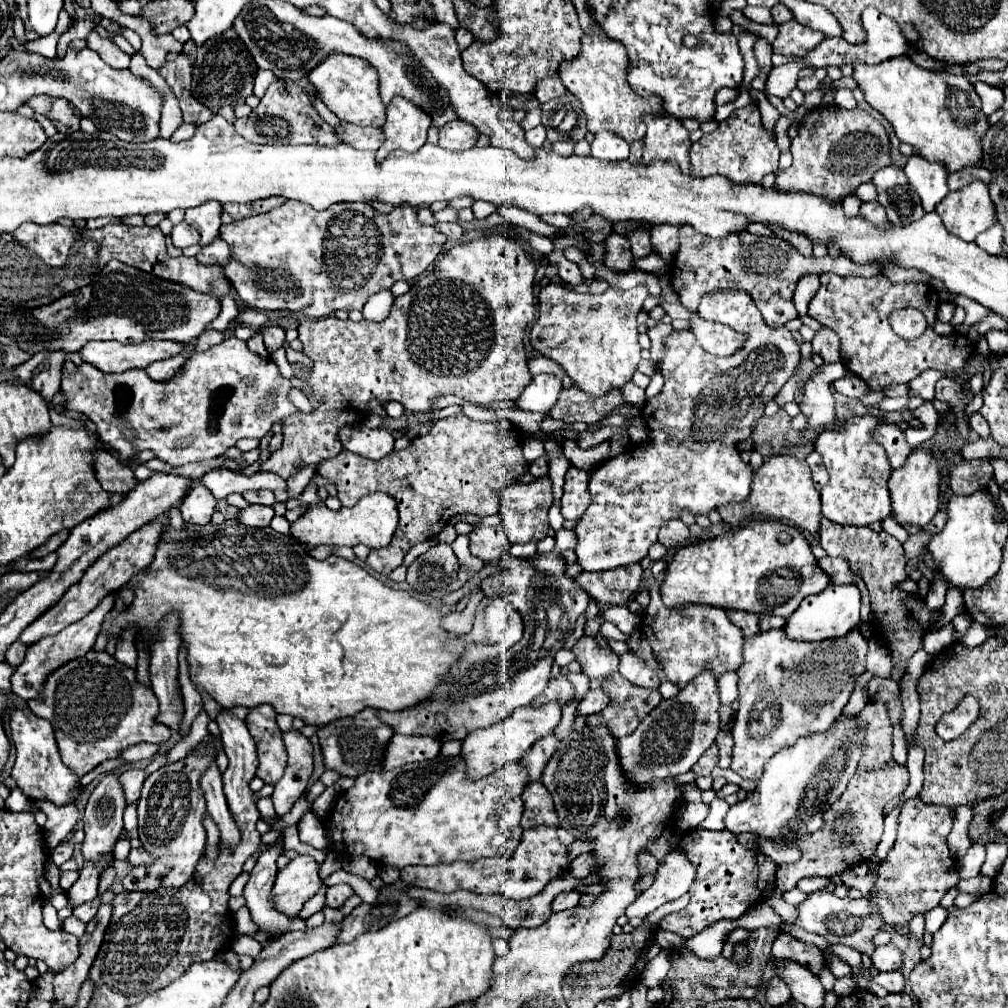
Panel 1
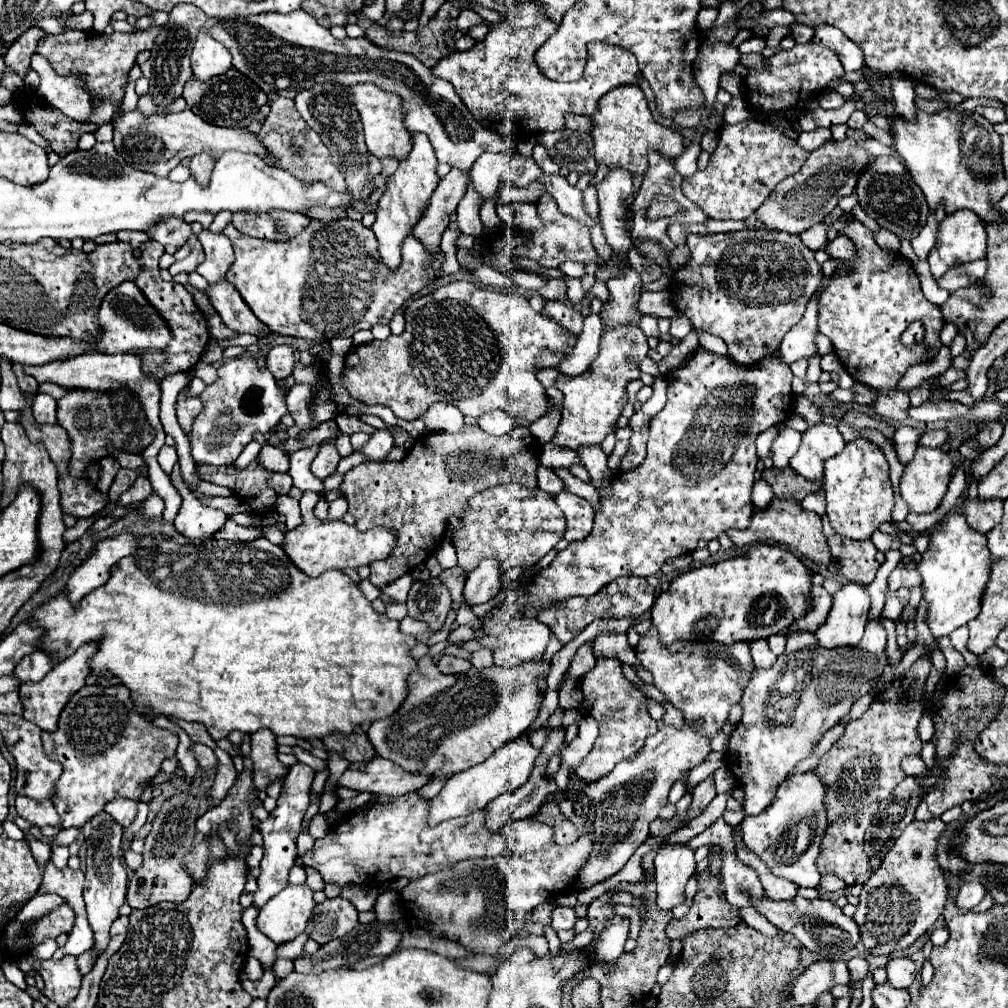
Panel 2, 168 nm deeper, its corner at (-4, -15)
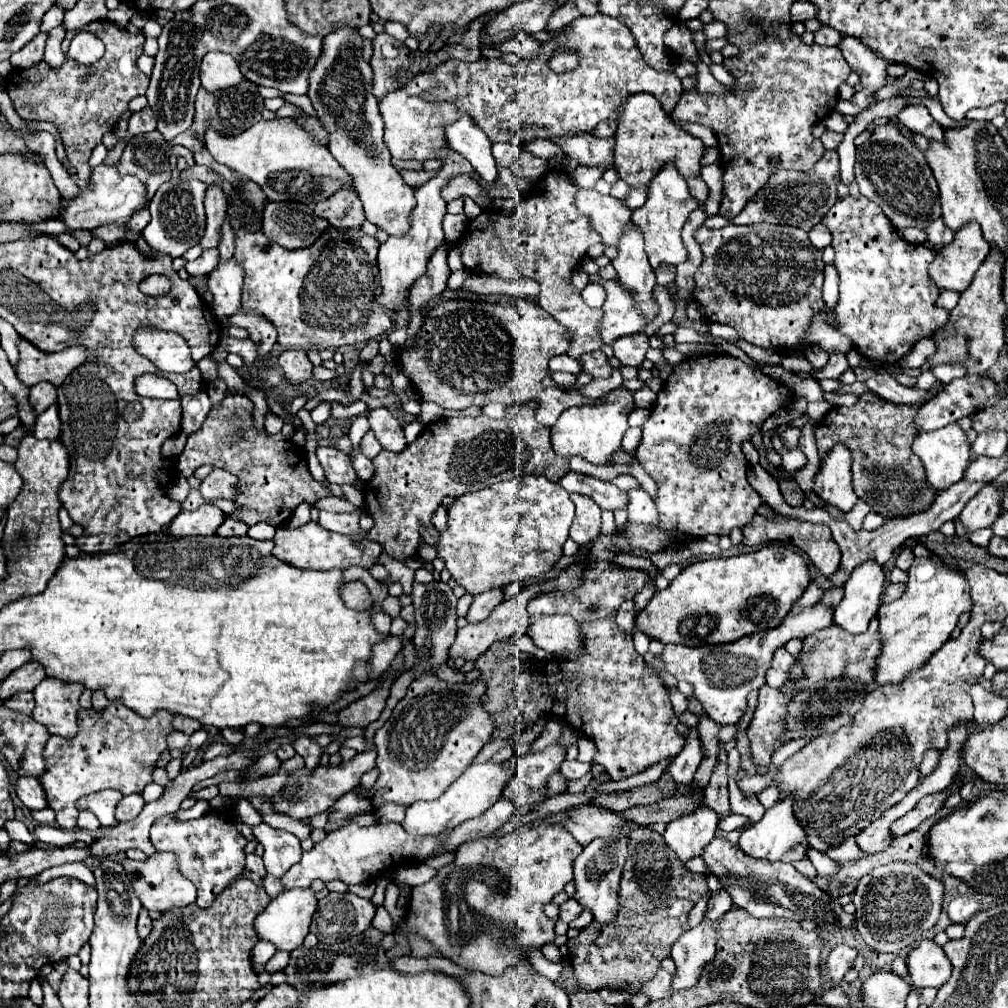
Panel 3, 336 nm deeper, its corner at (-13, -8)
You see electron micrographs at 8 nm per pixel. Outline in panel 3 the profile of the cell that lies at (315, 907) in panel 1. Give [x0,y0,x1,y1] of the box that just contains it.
[265,953,289,973]

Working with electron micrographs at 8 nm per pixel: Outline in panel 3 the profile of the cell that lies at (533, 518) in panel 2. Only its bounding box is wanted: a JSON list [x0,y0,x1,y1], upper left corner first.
[437,477,575,597]

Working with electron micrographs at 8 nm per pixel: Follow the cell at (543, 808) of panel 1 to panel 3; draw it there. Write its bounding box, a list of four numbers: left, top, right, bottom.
[565,805,707,991]

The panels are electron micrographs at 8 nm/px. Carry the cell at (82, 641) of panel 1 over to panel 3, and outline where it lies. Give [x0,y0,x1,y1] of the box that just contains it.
[31,679,83,737]

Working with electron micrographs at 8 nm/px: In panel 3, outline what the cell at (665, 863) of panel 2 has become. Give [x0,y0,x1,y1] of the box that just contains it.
[663,807,717,863]

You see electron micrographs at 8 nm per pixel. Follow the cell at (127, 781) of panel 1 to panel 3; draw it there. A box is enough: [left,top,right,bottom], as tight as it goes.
[115,793,145,823]

